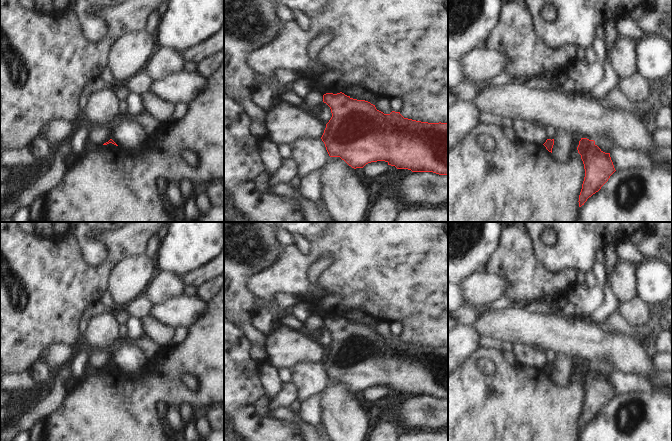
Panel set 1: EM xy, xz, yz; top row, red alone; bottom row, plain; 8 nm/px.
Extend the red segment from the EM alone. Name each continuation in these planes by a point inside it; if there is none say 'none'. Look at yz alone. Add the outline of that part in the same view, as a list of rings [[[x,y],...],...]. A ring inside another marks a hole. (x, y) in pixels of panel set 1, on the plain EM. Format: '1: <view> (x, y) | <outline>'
none

